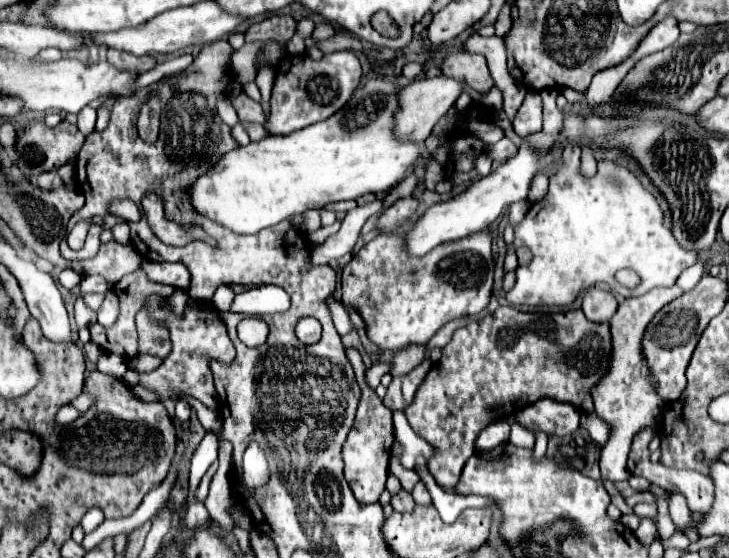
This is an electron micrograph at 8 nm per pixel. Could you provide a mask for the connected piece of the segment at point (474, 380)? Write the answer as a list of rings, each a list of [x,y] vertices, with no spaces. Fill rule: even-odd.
[[[500,306],[494,314],[456,330],[448,346],[444,346],[440,362],[432,366],[426,380],[418,388],[414,402],[406,408],[406,418],[412,430],[436,448],[436,454],[428,460],[428,470],[438,486],[444,490],[454,490],[462,474],[462,466],[474,454],[474,440],[480,430],[492,422],[514,416],[518,410],[522,410],[520,406],[528,406],[540,398],[552,398],[558,402],[570,402],[580,412],[594,410],[590,388],[608,370],[610,352],[610,326],[586,320],[582,310],[540,314],[518,312],[512,306]]]

